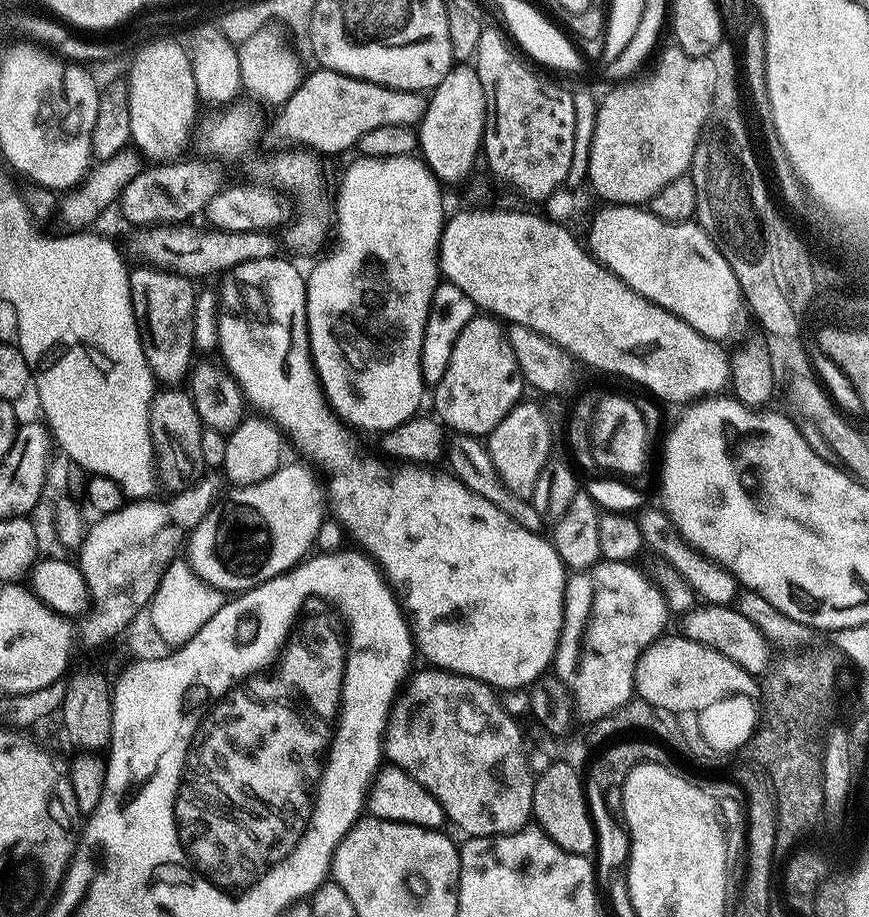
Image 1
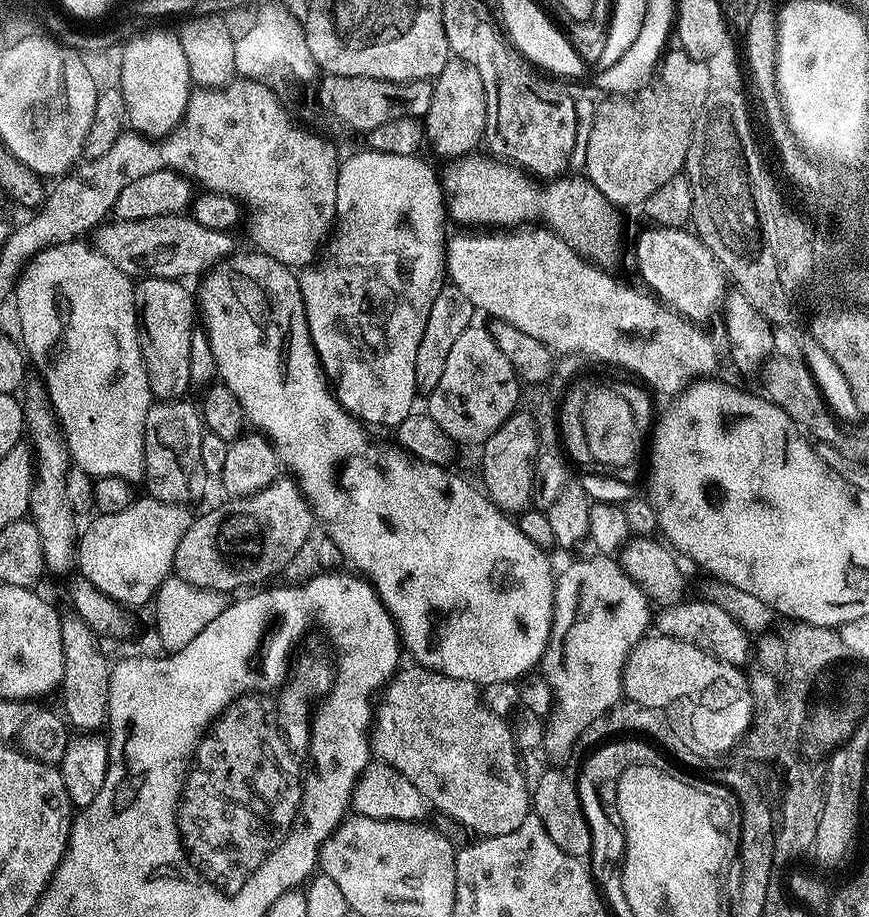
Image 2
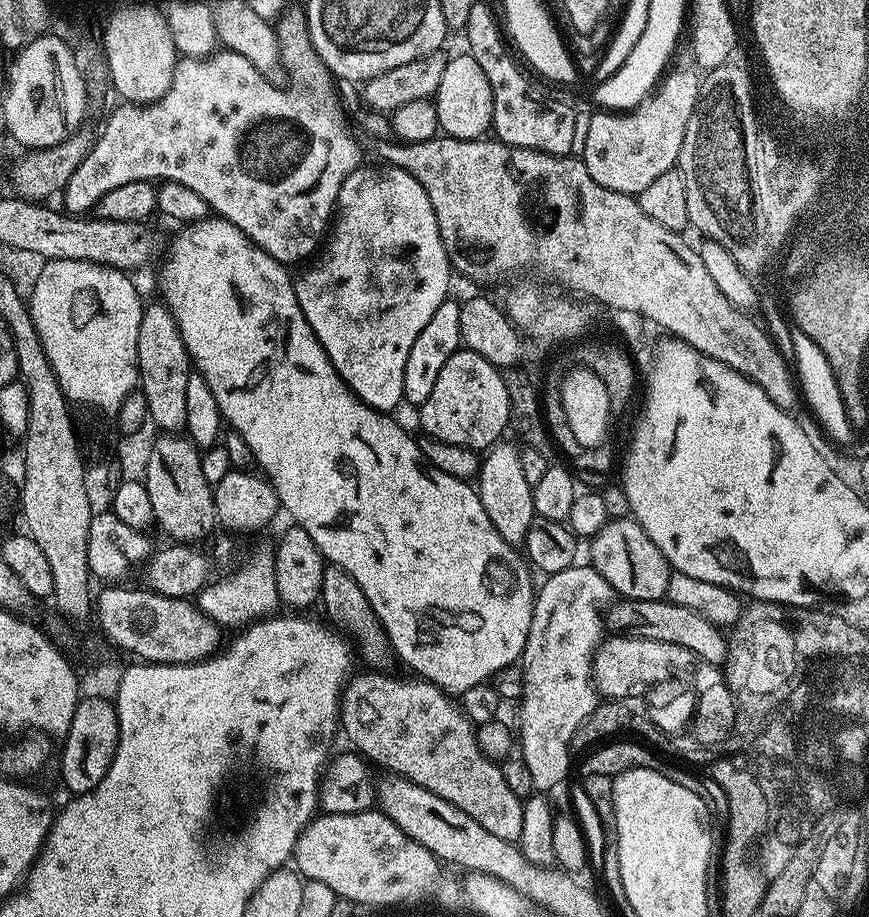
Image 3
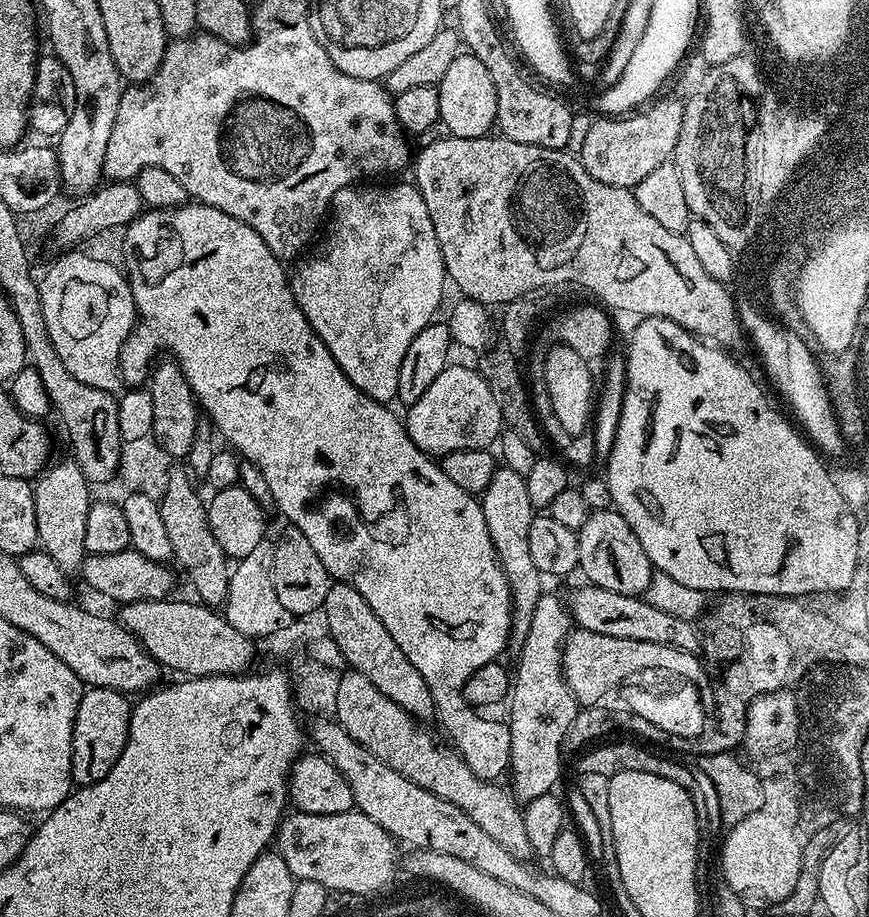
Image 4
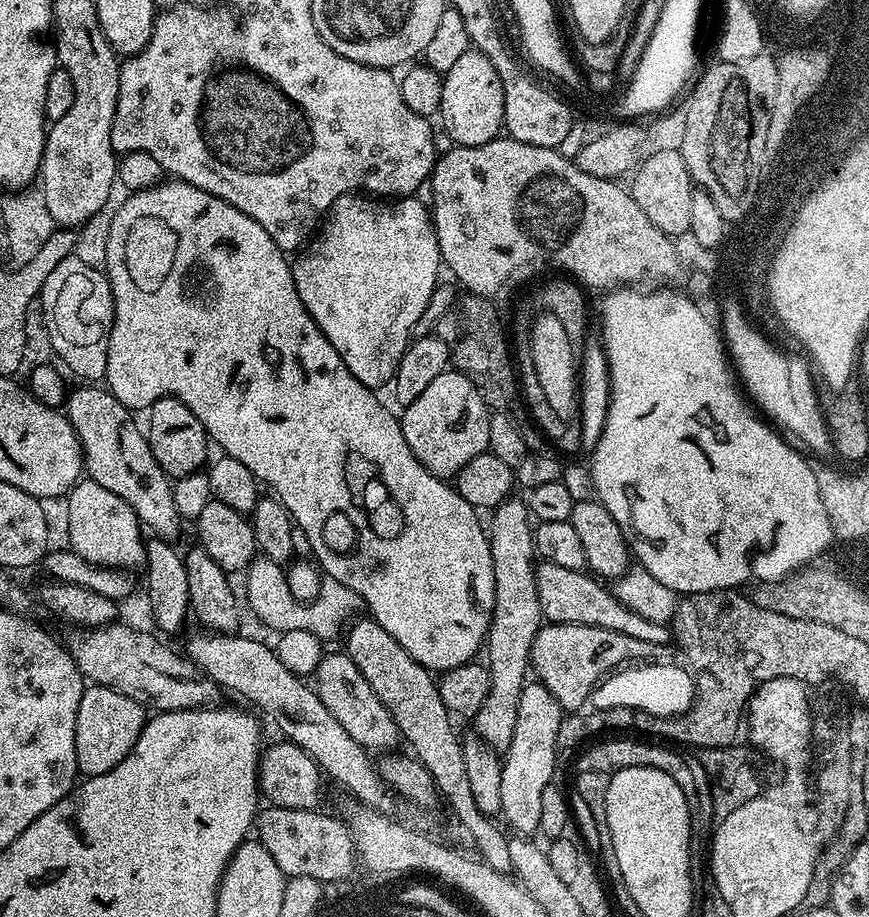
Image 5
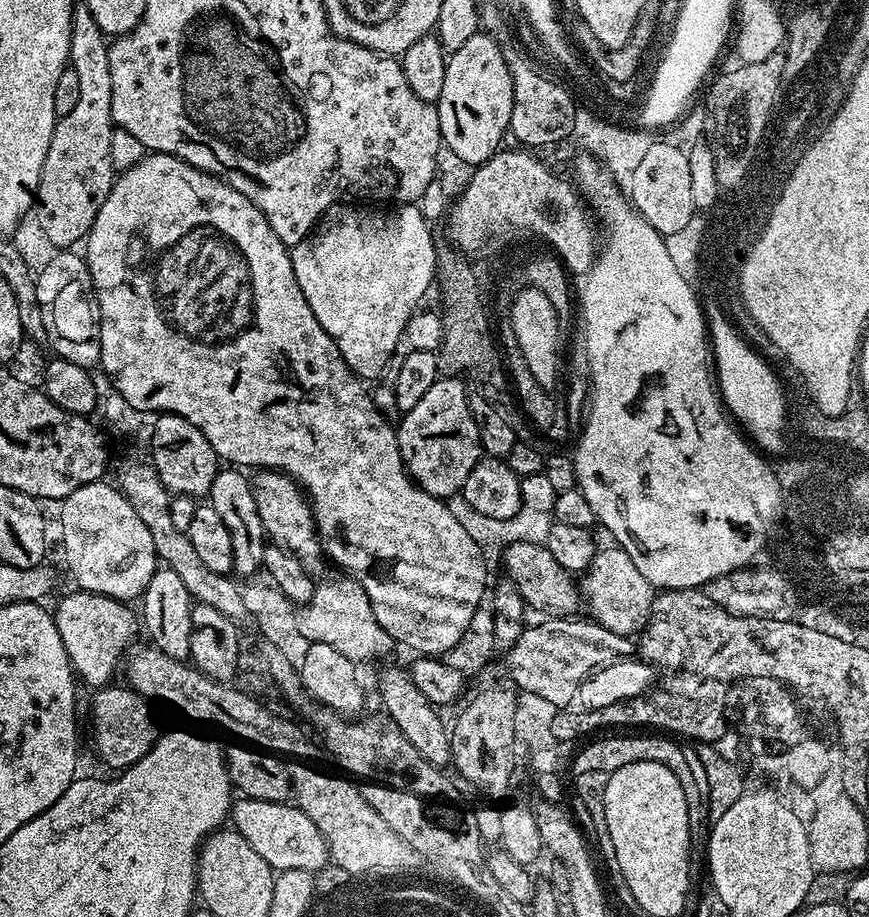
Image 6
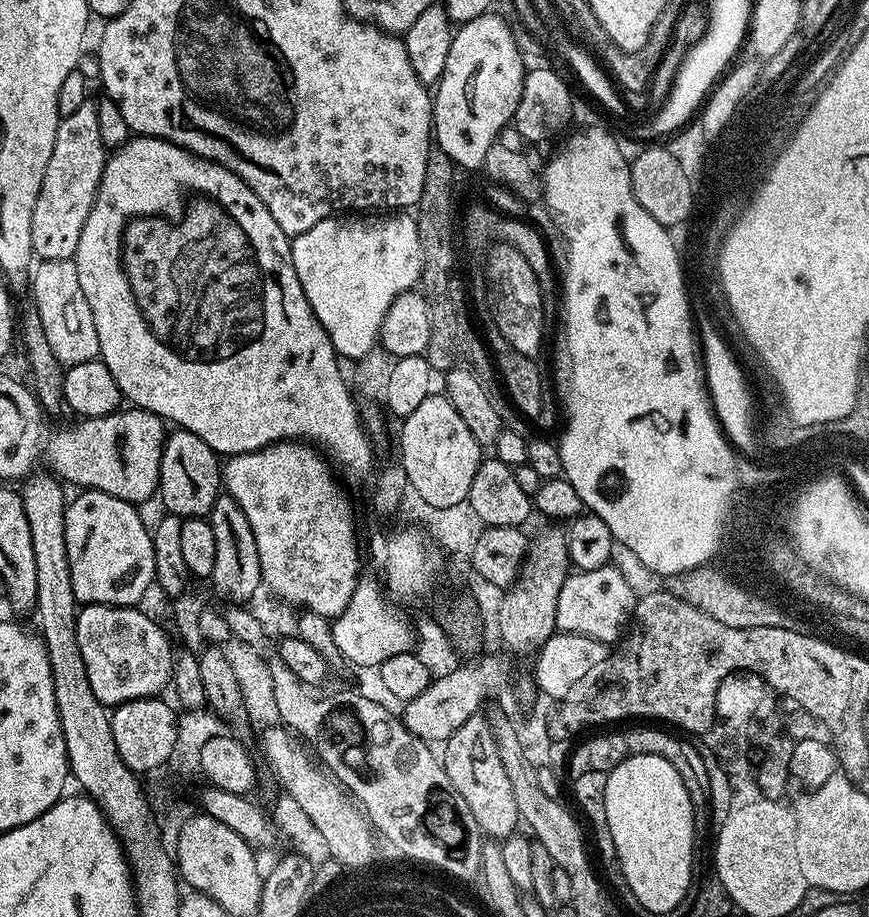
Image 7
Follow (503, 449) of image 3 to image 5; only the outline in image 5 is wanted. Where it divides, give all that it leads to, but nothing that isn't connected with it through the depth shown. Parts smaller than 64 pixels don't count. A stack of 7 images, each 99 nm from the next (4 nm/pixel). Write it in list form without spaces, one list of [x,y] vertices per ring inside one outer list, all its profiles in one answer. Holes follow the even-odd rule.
[[[509,498],[491,509],[492,528],[487,529],[488,545],[490,546],[490,558],[494,566],[494,610],[492,621],[488,627],[488,639],[486,641],[486,665],[489,672],[489,693],[485,701],[474,717],[476,723],[475,735],[489,744],[497,754],[507,752],[510,746],[510,738],[514,738],[514,722],[518,718],[518,702],[522,698],[522,690],[526,683],[526,677],[530,672],[532,658],[532,644],[545,623],[542,614],[542,602],[538,602],[538,586],[536,585],[536,566],[538,555],[533,540],[534,520],[528,511],[527,503],[523,499]]]

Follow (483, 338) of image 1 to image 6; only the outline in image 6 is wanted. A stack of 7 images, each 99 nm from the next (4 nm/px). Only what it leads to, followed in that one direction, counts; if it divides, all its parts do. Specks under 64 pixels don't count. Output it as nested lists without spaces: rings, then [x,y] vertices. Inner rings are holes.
[[[445,376],[434,382],[426,395],[417,402],[414,410],[403,413],[399,417],[396,437],[398,438],[398,450],[404,463],[404,469],[408,471],[412,481],[426,494],[436,496],[439,500],[447,501],[449,497],[463,493],[466,478],[470,478],[470,470],[482,458],[482,445],[480,431],[474,422],[474,414],[470,414],[468,405],[469,389],[464,389],[465,381],[455,376]]]

